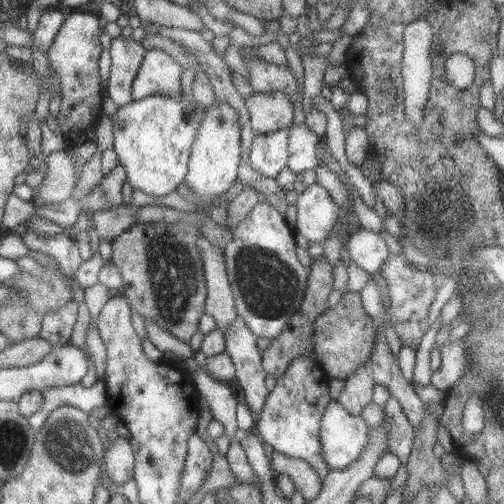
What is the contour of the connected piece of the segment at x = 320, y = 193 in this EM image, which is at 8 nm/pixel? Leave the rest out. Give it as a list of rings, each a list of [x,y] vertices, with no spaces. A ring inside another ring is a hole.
[[[312,183],[299,194],[295,233],[302,234],[310,243],[321,244],[333,235],[340,220],[340,207],[331,199],[328,191],[318,183]]]

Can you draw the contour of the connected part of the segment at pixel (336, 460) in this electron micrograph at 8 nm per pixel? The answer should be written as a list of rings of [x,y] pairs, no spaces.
[[[331,399],[320,419],[319,434],[328,469],[346,470],[356,462],[366,446],[369,430],[361,415],[352,416],[337,399]]]

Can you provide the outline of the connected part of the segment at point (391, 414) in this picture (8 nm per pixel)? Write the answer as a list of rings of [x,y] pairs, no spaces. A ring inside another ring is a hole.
[[[388,397],[383,411],[389,420],[387,453],[394,454],[401,463],[405,463],[412,453],[414,428],[396,398]]]

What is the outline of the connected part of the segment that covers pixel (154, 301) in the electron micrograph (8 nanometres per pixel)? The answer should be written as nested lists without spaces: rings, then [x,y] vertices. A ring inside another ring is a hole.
[[[138,222],[128,231],[111,241],[112,258],[109,262],[123,278],[122,294],[127,298],[132,310],[136,310],[144,320],[152,320],[164,330],[168,330],[178,340],[190,342],[192,335],[199,330],[201,316],[205,313],[207,295],[204,280],[204,265],[197,247],[197,240],[202,237],[199,224],[191,222]]]

